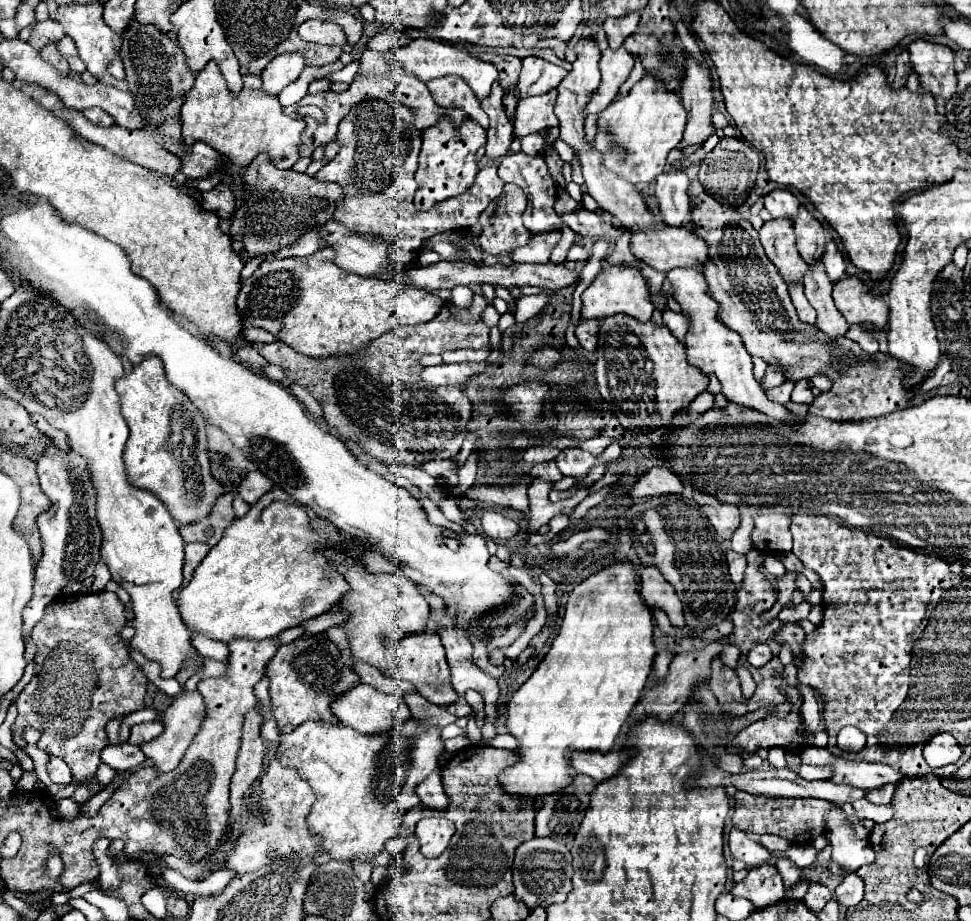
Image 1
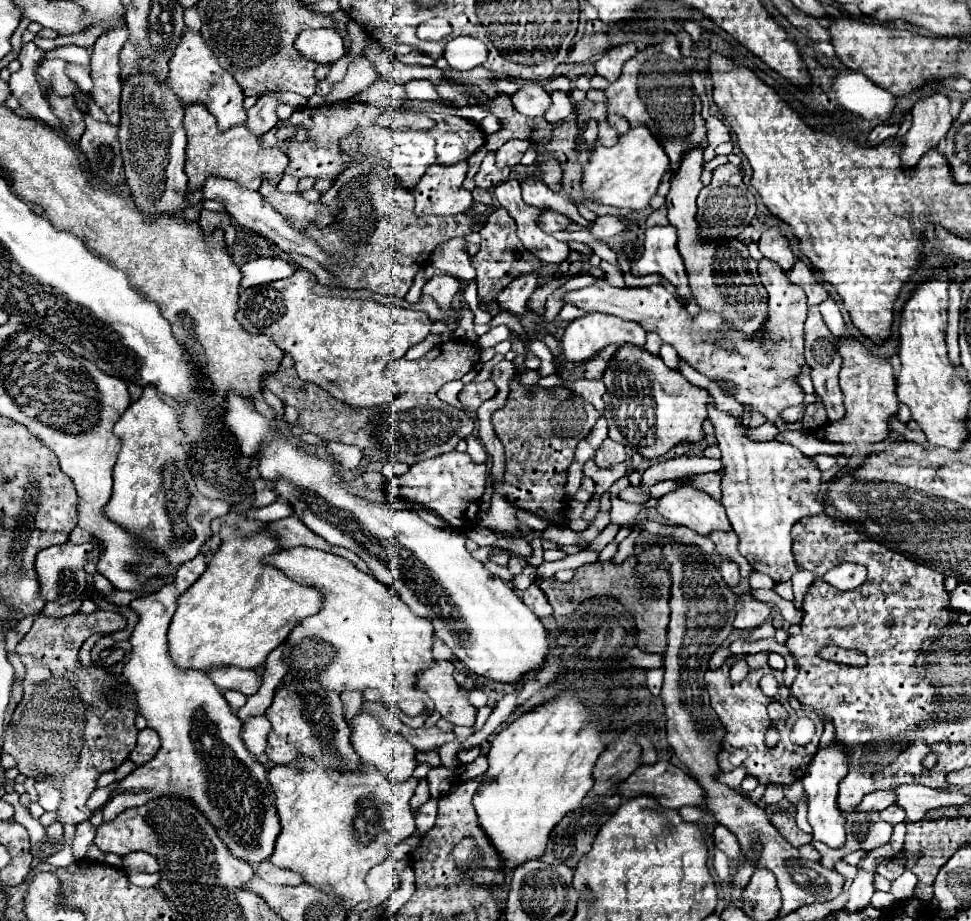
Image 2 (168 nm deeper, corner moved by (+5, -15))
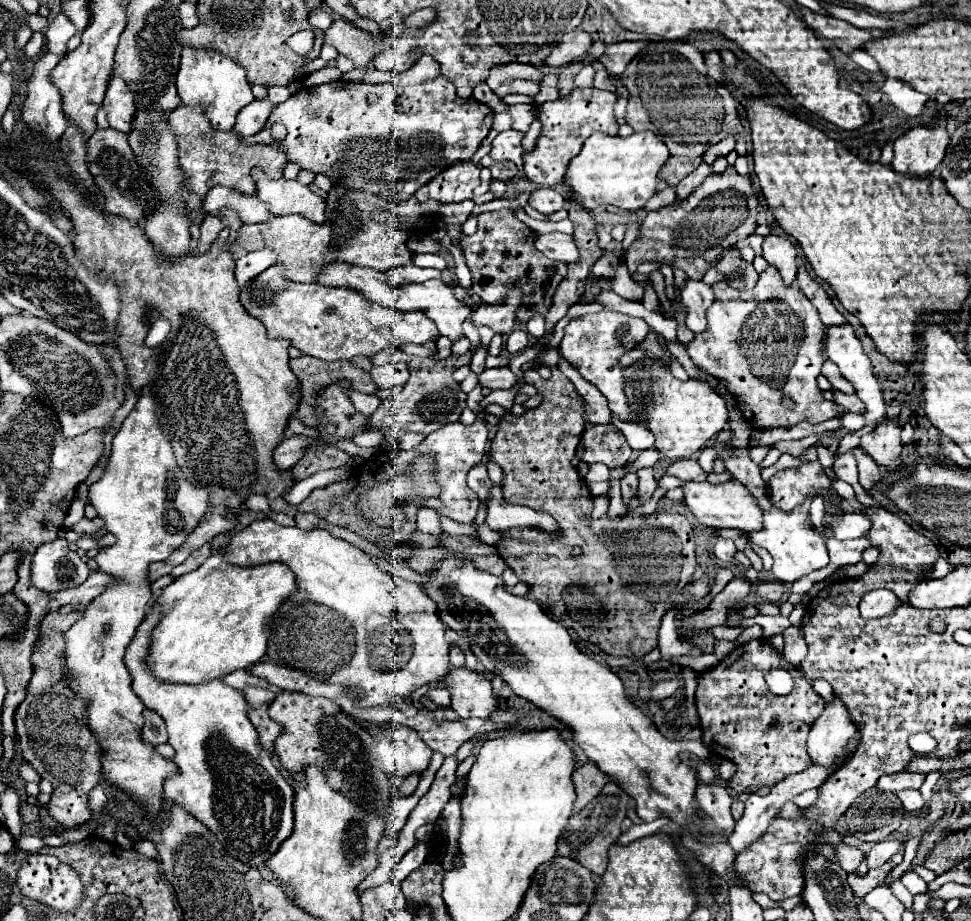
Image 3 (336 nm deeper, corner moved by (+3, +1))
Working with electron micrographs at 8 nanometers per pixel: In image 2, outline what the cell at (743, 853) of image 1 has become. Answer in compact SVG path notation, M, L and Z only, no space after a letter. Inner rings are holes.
M717 824L713 836L715 836L717 848L721 848L729 858L737 858L741 854L741 846L739 846L737 836L733 836L733 832L729 832L725 826Z

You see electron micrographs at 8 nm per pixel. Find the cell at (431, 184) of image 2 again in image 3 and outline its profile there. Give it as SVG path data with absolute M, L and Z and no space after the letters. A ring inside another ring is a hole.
M469 160L455 162L449 168L441 170L425 186L421 186L415 192L415 198L419 202L425 202L429 198L439 202L461 202L473 198L473 188L477 184L479 184L479 168Z

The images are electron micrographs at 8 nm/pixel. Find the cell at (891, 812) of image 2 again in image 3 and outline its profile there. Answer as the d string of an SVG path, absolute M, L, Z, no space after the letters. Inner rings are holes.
M903 790L897 794L897 798L901 800L901 804L907 812L917 812L925 806L925 800L921 798L921 794L917 790Z

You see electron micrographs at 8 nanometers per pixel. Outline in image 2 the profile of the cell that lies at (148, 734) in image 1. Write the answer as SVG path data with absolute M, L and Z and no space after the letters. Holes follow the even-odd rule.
M145 728L139 732L139 738L137 738L137 746L135 750L131 752L129 760L133 760L135 764L145 764L149 760L153 760L153 756L159 752L159 734L151 728Z

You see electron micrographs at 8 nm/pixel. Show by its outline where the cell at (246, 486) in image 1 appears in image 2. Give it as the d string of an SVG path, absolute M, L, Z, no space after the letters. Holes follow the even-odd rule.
M257 478L255 480L255 506L261 508L267 504L273 504L275 500L277 500L277 494L273 492L273 488L269 488L269 484L265 484L265 480Z

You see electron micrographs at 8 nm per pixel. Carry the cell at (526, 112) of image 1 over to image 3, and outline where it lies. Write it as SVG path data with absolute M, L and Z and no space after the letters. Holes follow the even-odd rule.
M505 130L505 132L499 132L497 138L493 140L493 148L489 152L489 156L493 160L511 160L515 162L519 168L521 168L521 156L523 156L523 146L521 146L521 140L523 140L523 132L519 130Z

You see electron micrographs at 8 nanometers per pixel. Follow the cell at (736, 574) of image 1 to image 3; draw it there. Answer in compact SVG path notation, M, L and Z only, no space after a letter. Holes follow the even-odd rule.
M719 538L717 544L715 544L715 550L713 554L721 560L721 562L731 562L737 554L737 548L733 544L733 540L725 540L725 538Z

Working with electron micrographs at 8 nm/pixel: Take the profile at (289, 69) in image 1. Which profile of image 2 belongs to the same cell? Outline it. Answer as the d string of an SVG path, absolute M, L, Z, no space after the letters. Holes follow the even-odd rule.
M265 94L259 98L259 102L247 110L247 122L245 126L255 134L255 136L263 136L265 132L269 132L277 122L277 114L275 114L275 108L277 108L279 100L275 98L275 94Z

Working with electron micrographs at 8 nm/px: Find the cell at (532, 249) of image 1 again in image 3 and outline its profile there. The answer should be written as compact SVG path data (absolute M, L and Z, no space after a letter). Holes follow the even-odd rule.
M511 288L507 292L505 302L501 304L481 304L473 312L473 324L485 324L491 326L495 334L509 334L515 326L515 316L517 310L521 308L523 292L519 288Z

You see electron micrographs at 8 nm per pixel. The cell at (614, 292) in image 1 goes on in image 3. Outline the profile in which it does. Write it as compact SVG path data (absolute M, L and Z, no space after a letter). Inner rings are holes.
M601 310L595 314L585 314L575 320L571 320L565 328L565 336L559 344L559 352L563 358L567 358L573 366L579 368L581 376L595 384L601 394L609 400L611 412L621 416L621 420L631 420L631 410L627 406L627 398L623 392L623 374L621 368L617 366L617 358L629 350L631 344L641 342L649 332L649 326L641 318L631 318L621 312L613 310Z

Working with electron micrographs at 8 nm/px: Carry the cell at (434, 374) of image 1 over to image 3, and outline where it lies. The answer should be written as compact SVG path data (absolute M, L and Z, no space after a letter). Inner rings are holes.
M485 368L479 374L479 384L489 390L505 390L517 382L517 376L507 368Z

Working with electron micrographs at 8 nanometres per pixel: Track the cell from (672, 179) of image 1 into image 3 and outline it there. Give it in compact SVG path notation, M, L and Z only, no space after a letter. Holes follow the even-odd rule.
M691 278L685 280L685 286L681 290L681 302L689 308L687 314L687 328L693 332L703 332L705 328L705 310L713 304L713 290L711 286L705 286L703 282L695 282Z

